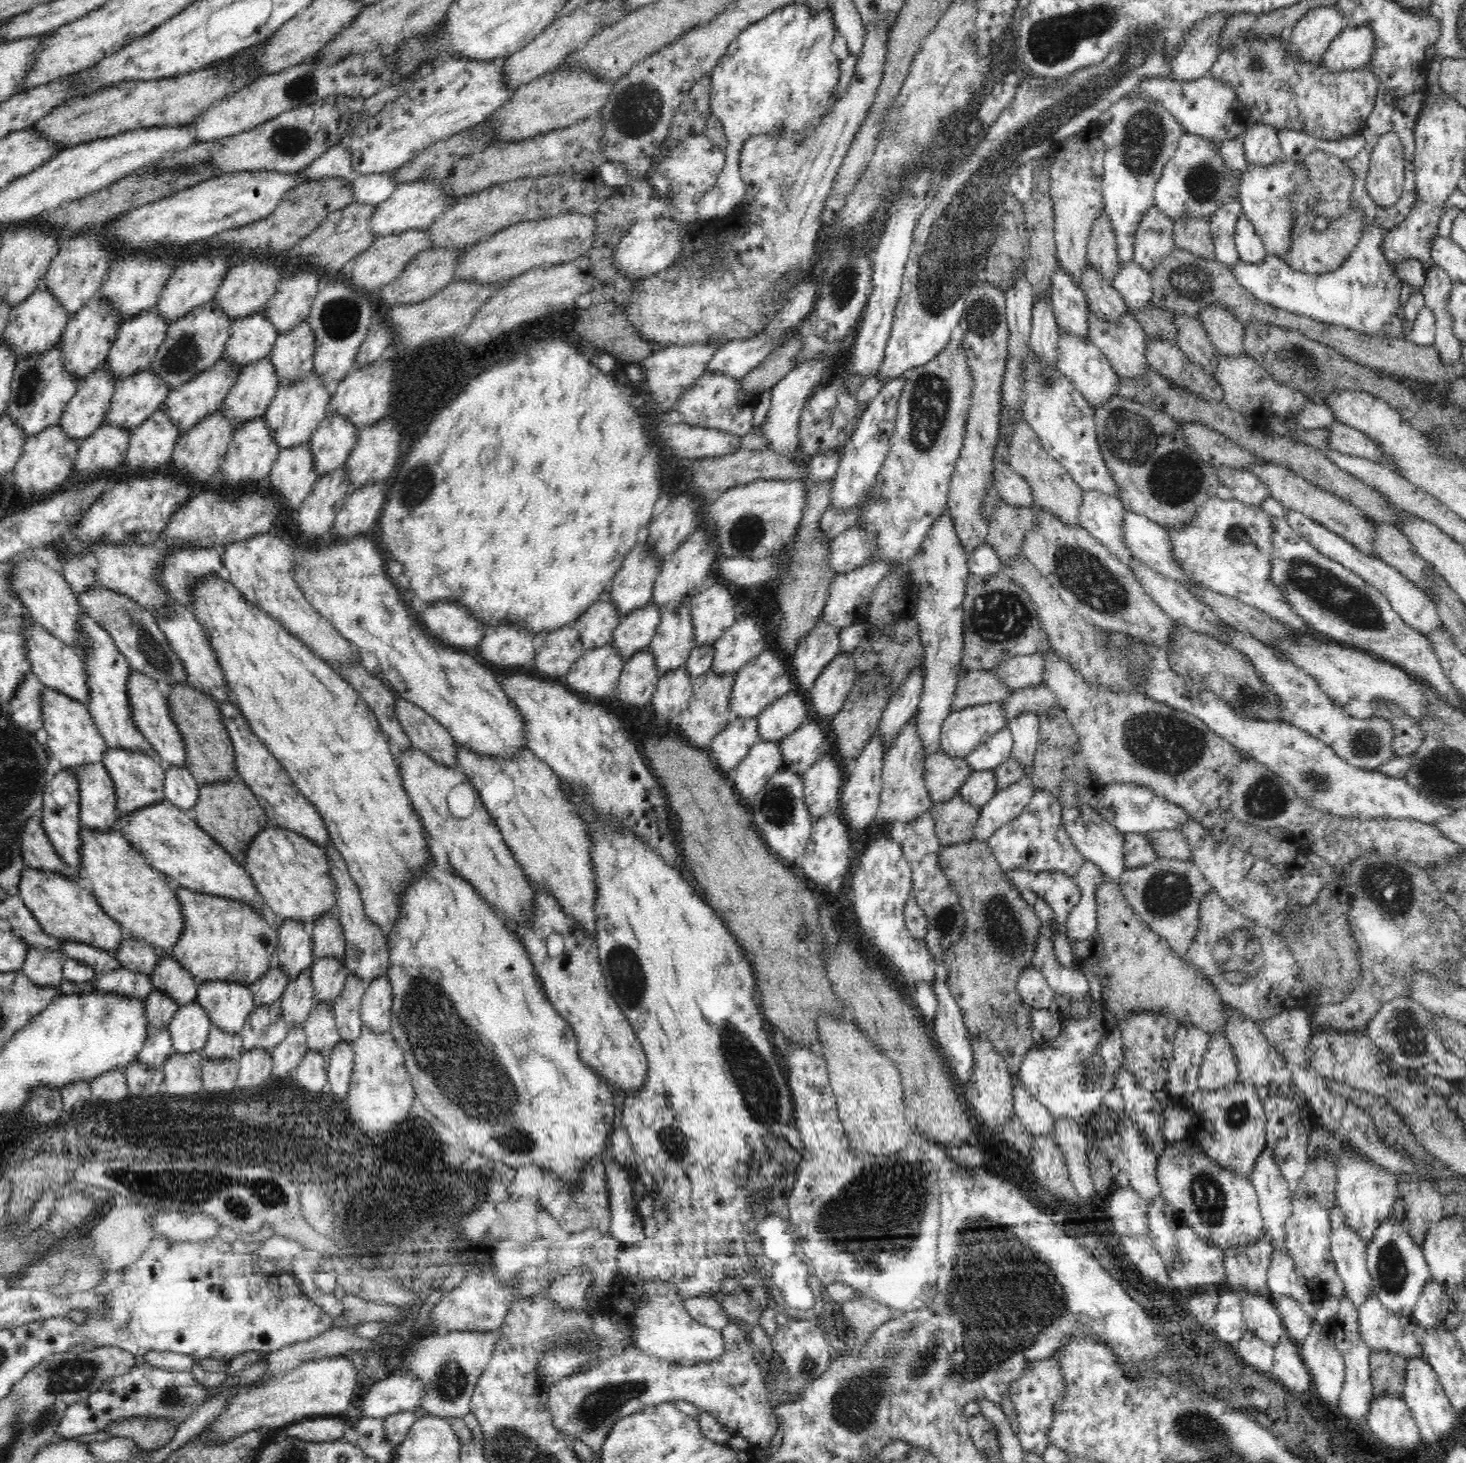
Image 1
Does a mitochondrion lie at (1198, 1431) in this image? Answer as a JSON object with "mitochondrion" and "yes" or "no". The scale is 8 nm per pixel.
{"mitochondrion":"yes"}

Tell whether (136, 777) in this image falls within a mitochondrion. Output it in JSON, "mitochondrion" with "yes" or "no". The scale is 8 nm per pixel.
{"mitochondrion":"yes"}

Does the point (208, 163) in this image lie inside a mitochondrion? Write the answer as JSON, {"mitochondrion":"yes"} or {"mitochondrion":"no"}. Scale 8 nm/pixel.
{"mitochondrion":"no"}

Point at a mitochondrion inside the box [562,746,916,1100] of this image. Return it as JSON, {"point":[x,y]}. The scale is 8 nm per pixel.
{"point":[628,978]}

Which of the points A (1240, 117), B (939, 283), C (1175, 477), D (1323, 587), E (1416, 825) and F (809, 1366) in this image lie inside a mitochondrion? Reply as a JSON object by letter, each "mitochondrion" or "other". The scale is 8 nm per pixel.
{"A":"other","B":"mitochondrion","C":"mitochondrion","D":"mitochondrion","E":"other","F":"mitochondrion"}

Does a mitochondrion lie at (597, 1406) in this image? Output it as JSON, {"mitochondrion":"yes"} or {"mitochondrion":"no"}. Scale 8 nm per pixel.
{"mitochondrion":"yes"}

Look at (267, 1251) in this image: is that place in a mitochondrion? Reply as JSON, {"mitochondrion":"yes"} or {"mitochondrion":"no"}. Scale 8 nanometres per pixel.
{"mitochondrion":"no"}

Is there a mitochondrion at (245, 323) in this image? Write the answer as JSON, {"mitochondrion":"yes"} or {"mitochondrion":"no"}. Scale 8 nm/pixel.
{"mitochondrion":"no"}

